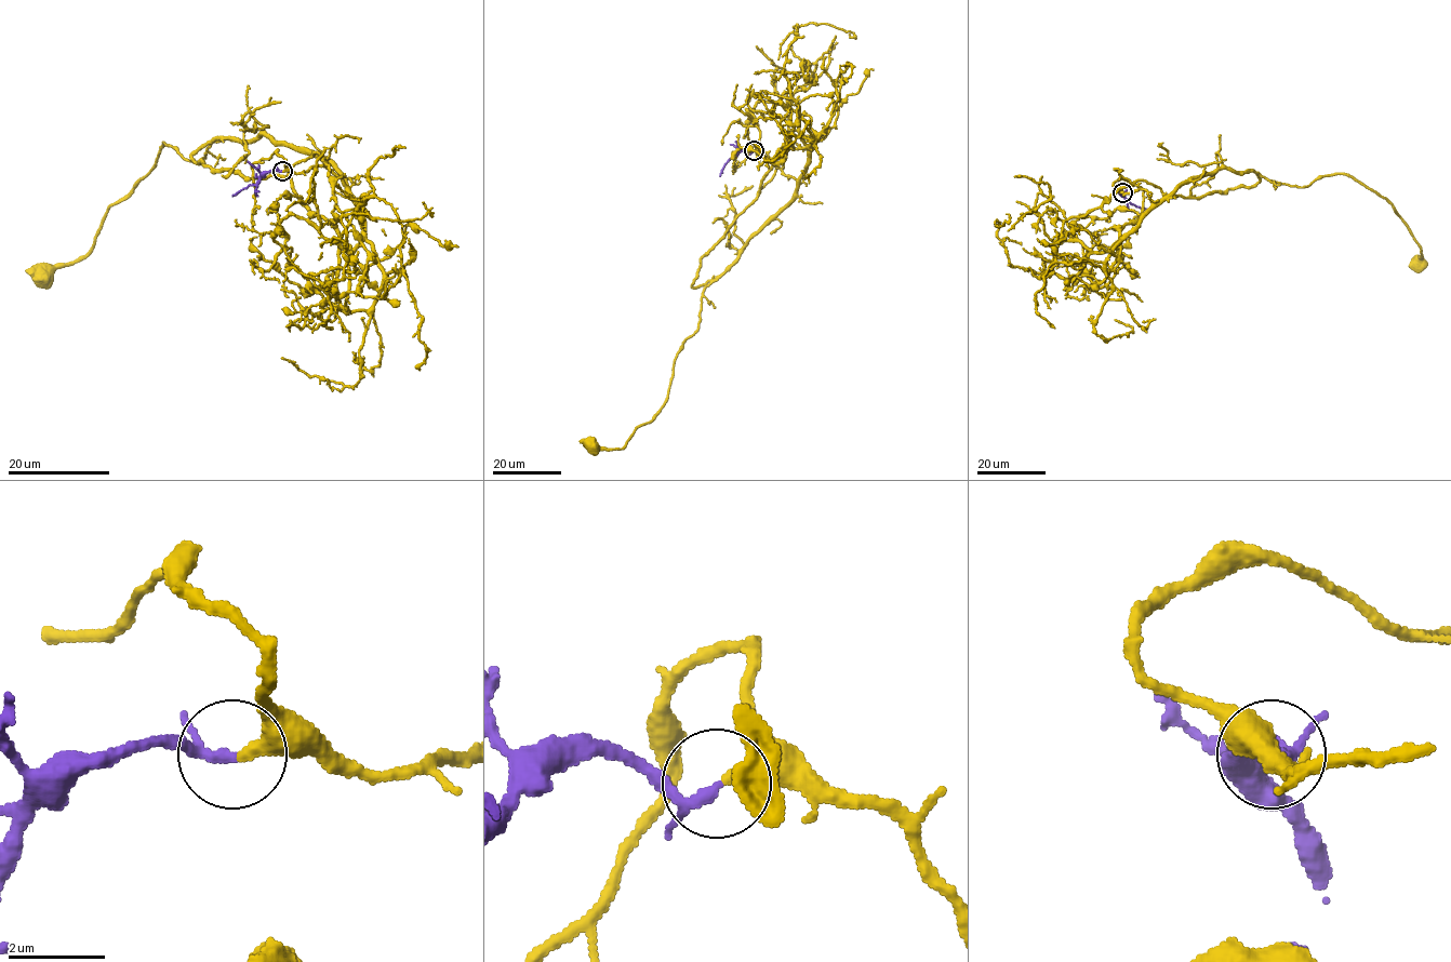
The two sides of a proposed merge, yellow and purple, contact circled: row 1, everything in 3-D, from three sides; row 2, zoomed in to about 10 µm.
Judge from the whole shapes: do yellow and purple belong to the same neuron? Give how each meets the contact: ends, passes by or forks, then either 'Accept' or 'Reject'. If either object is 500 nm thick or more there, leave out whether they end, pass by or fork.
At the ring yellow ends. At the ring purple passes by. Accept

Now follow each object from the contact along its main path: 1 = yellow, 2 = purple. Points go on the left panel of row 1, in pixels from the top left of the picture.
1: (282, 171), (324, 165), (346, 187), (268, 135), (215, 141), (199, 163), (163, 143), (88, 252), (39, 275)
2: (282, 171), (268, 171), (233, 196)

